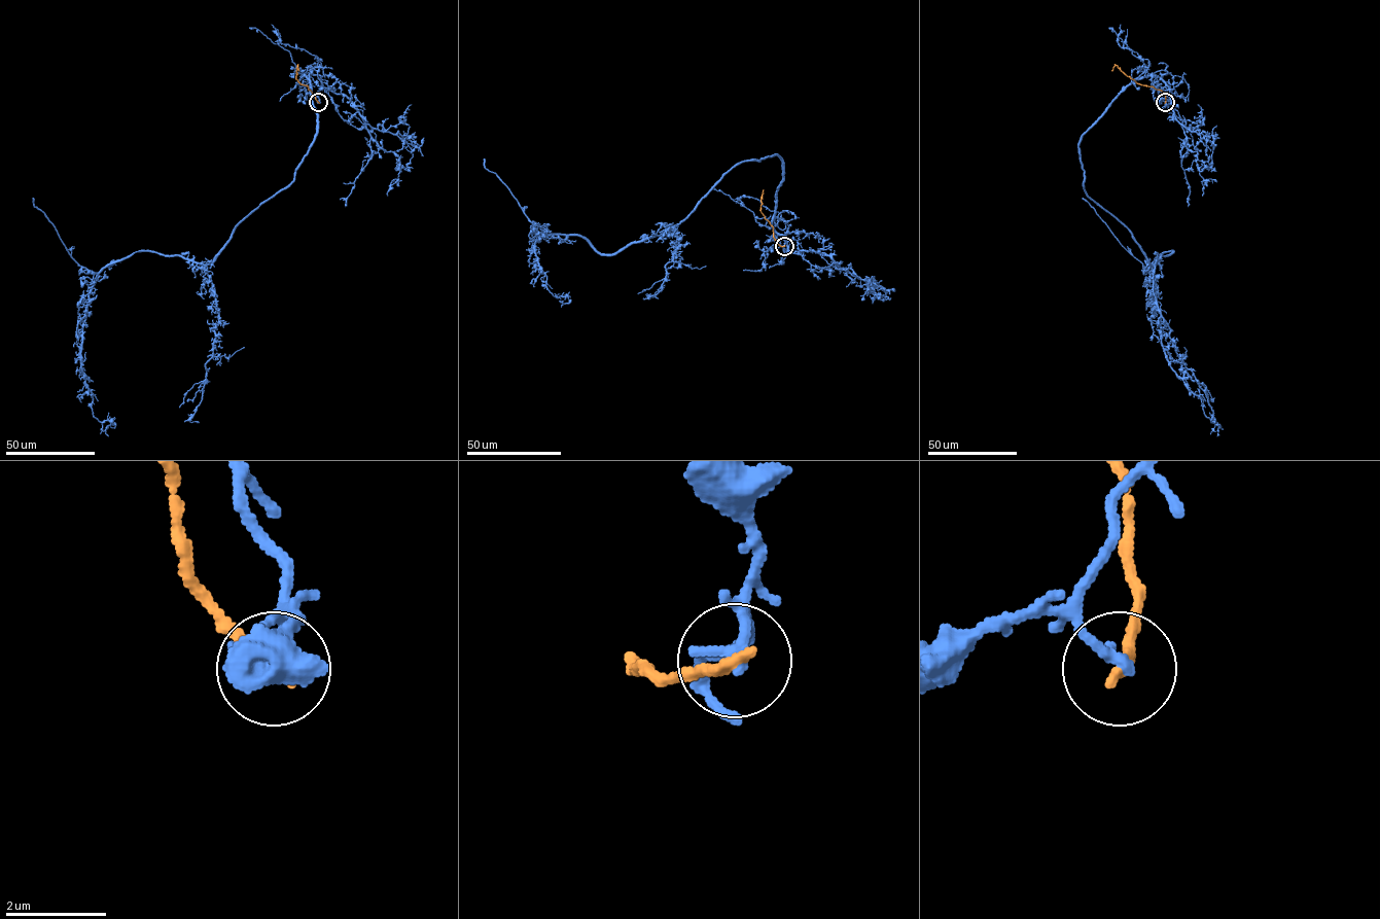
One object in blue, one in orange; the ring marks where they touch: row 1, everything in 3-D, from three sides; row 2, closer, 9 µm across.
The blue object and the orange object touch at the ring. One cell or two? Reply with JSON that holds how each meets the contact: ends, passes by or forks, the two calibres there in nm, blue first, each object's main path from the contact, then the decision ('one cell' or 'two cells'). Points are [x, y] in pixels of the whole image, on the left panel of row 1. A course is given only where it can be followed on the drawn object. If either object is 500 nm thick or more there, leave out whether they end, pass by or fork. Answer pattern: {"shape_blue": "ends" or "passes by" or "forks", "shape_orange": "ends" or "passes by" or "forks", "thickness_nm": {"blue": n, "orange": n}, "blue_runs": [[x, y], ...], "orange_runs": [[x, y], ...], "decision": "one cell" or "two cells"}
{"shape_blue": "ends", "shape_orange": "ends", "thickness_nm": {"blue": 280, "orange": 300}, "blue_runs": [[318, 102], [310, 74], [316, 134], [294, 179], [211, 262], [136, 251], [97, 276], [80, 368], [108, 435]], "orange_runs": [[318, 102], [308, 86], [296, 78], [297, 65], [298, 70]], "decision": "two cells"}

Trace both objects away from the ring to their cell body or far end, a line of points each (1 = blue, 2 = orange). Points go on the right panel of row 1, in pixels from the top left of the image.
1: (1165, 102), (1156, 75), (1121, 92), (1084, 189), (1150, 263), (1172, 251), (1161, 343), (1217, 435)
2: (1165, 102), (1165, 96), (1160, 90), (1138, 83), (1117, 65), (1111, 70)

